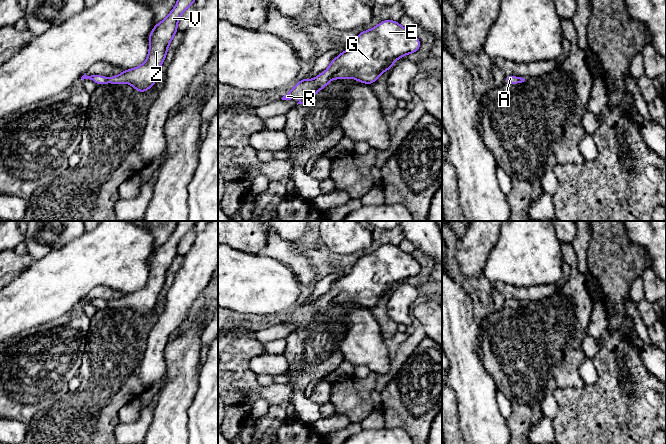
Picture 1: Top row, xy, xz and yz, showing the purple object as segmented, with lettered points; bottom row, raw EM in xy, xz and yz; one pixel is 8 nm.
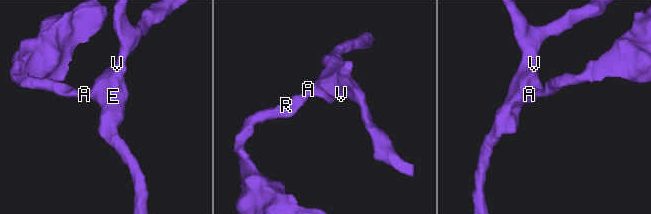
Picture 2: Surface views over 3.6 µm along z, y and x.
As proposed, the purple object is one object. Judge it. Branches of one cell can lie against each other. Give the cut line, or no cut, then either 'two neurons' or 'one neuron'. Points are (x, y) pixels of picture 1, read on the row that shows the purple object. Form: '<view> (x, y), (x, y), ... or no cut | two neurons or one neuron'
no cut | one neuron

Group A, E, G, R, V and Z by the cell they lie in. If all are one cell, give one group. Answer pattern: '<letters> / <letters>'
A E G R V Z

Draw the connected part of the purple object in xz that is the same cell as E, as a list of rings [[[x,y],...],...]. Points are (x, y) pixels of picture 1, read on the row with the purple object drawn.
[[[384,20],[370,30],[359,33],[350,48],[342,51],[334,58],[329,68],[312,80],[300,80],[282,100],[291,100],[294,96],[300,98],[298,104],[309,102],[312,97],[330,83],[332,79],[353,78],[358,82],[372,84],[384,71],[389,71],[396,60],[404,55],[414,53],[421,47],[421,41],[411,32],[394,20]]]

